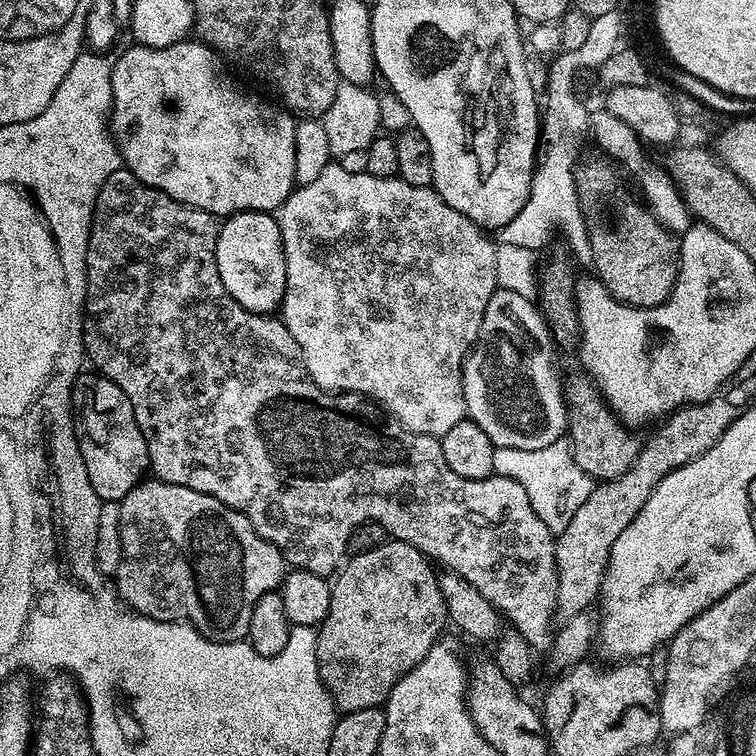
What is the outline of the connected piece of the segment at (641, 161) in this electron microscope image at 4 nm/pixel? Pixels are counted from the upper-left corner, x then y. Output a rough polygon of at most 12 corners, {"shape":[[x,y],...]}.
{"shape":[[606,110],[590,136],[625,173],[636,172],[643,203],[673,234],[690,227],[680,189],[648,160],[640,135]]}

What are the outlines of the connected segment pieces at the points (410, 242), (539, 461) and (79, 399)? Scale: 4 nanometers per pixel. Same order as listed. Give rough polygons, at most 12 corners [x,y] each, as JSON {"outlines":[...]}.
{"outlines":[[[431,186],[278,209],[308,377],[439,438],[497,290]],[[564,438],[497,448],[494,473],[518,482],[553,530],[590,498],[592,477]],[[88,370],[72,414],[90,486],[123,500],[149,471],[130,398]]]}

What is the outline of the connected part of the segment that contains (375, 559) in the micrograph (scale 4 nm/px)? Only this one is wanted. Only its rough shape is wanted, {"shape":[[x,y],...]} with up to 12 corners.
{"shape":[[413,544],[357,552],[316,634],[341,713],[381,707],[449,623]]}

